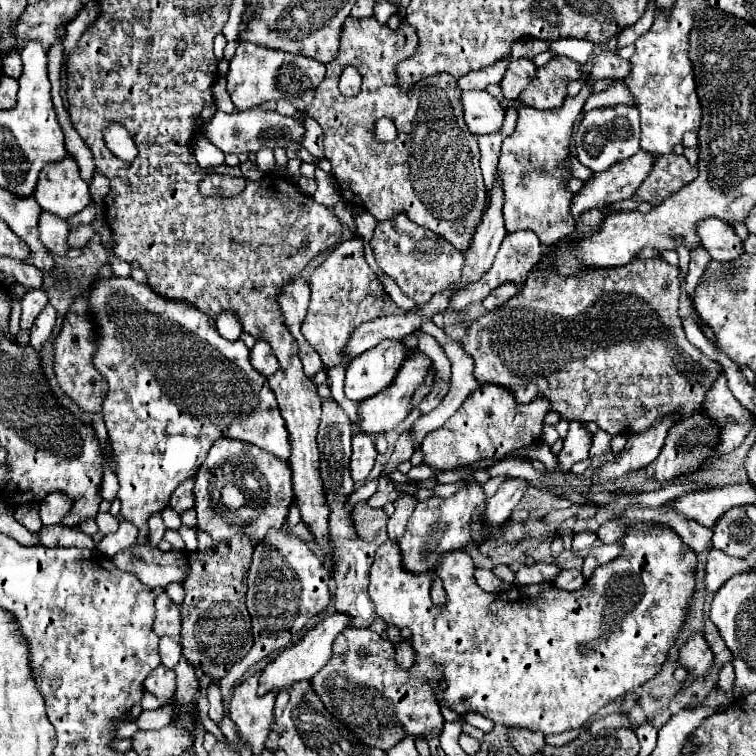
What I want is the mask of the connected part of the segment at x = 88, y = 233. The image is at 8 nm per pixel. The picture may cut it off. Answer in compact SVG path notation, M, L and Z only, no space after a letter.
M81 224L81 226L75 226L69 234L69 240L71 240L71 248L83 248L87 246L87 242L91 240L91 236L95 234L95 228L91 224Z

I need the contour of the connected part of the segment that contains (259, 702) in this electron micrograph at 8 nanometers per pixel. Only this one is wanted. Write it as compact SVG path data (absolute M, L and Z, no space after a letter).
M259 674L249 676L245 682L241 682L235 688L235 692L231 696L231 702L229 702L229 716L235 722L237 736L239 736L241 742L251 746L253 754L261 754L263 752L263 744L267 740L267 732L271 730L271 712L273 712L273 706L275 706L275 694L269 692L267 696L257 696L257 678L259 678Z

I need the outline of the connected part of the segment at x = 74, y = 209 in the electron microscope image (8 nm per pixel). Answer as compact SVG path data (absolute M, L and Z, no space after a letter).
M67 156L63 164L49 164L43 168L33 198L45 212L61 220L69 220L93 204L89 184L81 178L79 166L71 156Z

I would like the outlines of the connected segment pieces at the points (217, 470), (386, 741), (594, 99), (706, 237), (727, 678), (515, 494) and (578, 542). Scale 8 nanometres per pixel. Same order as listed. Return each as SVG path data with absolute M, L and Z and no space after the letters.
M223 438L211 446L209 456L199 466L199 470L195 474L193 494L195 494L193 508L197 512L197 528L213 538L213 546L227 542L235 534L247 534L251 544L259 544L265 540L265 536L271 528L279 530L287 520L289 506L293 504L291 466L289 466L289 462L279 460L277 456L271 456L269 452L263 452L261 448L257 448L253 444Z
M345 628L333 642L331 660L311 678L311 686L313 686L313 692L325 704L325 708L339 722L351 728L351 732L355 732L359 740L363 740L365 744L371 744L373 748L389 750L393 744L403 740L403 736L407 734L425 736L431 730L443 728L443 722L445 722L441 716L439 704L435 700L435 692L429 686L429 682L423 678L413 678L407 670L403 670L395 660L395 646L373 630Z
M613 84L611 88L607 88L605 92L599 92L599 94L591 94L589 100L585 102L583 110L589 112L597 106L615 106L615 104L629 104L629 106L635 106L635 98L633 94L623 86L623 84Z
M721 220L705 222L707 224L699 224L699 236L713 260L731 262L743 254L743 242L733 232L733 228L727 228L727 224L723 224Z
M727 662L721 670L719 670L719 686L725 688L727 692L733 690L733 680L735 680L735 674L733 674L733 664Z
M509 478L507 482L501 484L495 496L487 498L487 508L485 508L485 518L489 524L503 524L509 520L511 512L519 504L521 496L527 490L527 482L521 478Z
M579 532L579 534L575 534L575 538L573 538L573 550L591 548L595 540L597 540L595 534L591 534L591 532Z

